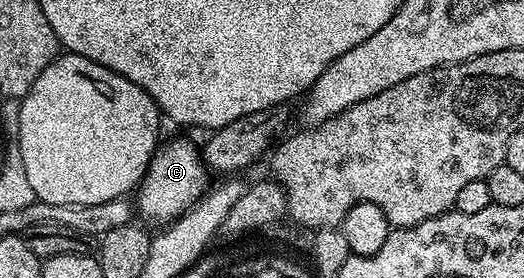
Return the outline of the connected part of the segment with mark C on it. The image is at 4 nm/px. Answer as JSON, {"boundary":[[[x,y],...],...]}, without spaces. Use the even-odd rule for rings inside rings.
{"boundary":[[[182,137],[176,138],[175,141],[163,140],[154,150],[154,158],[150,160],[150,166],[146,168],[146,175],[142,178],[140,188],[137,190],[137,193],[139,192],[138,201],[136,200],[137,212],[141,216],[143,213],[150,221],[172,222],[177,217],[183,217],[208,192],[211,185],[212,174],[206,164],[202,162],[202,155],[197,144],[194,146],[192,142],[185,141]]]}

